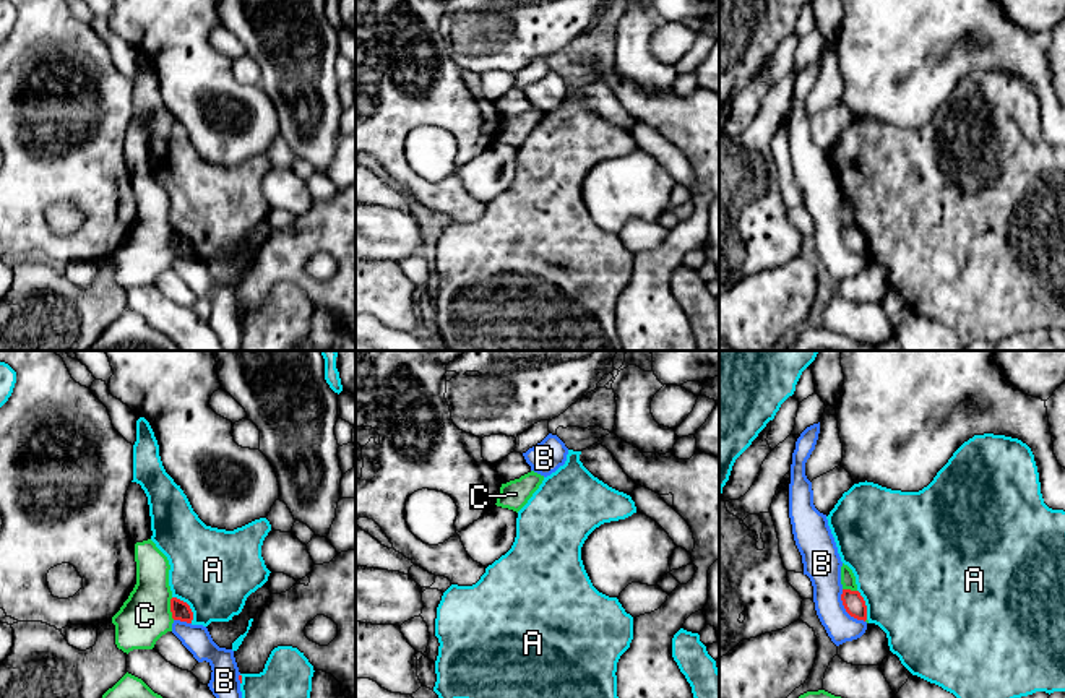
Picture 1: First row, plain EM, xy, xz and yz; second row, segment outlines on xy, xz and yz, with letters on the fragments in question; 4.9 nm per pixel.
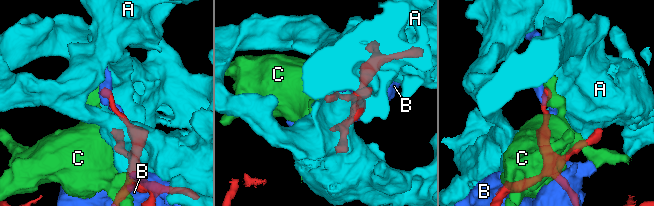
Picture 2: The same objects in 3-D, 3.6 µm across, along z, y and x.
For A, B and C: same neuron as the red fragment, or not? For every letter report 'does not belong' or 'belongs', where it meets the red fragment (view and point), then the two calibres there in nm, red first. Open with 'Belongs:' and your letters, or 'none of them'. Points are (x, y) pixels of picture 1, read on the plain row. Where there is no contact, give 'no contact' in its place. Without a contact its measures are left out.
Belongs: none of them
A: does not belong; contact xy (189, 242); calibres 100 and 420 nm
B: does not belong; contact yz (845, 244); calibres 110 and 190 nm
C: does not belong; contact xy (171, 245); calibres 100 and 240 nm

